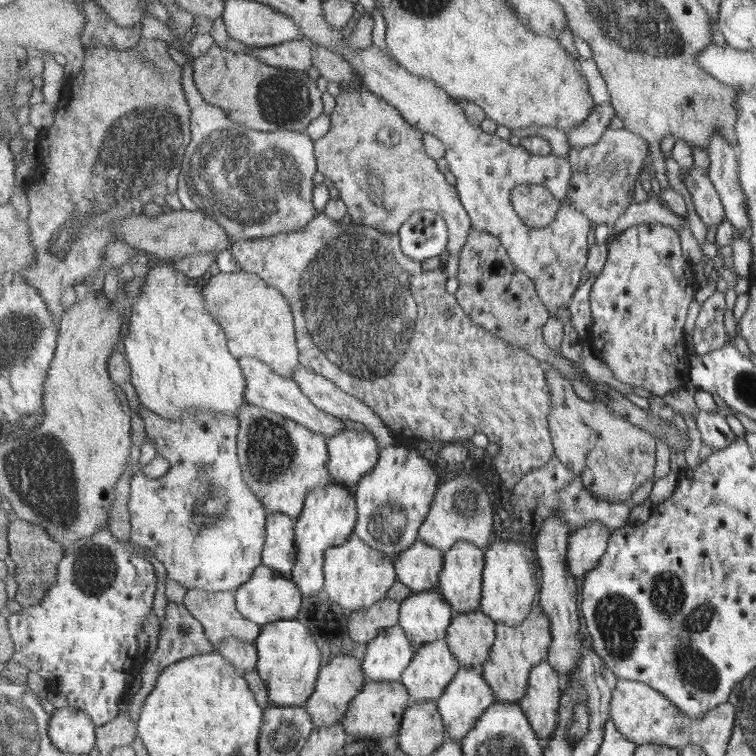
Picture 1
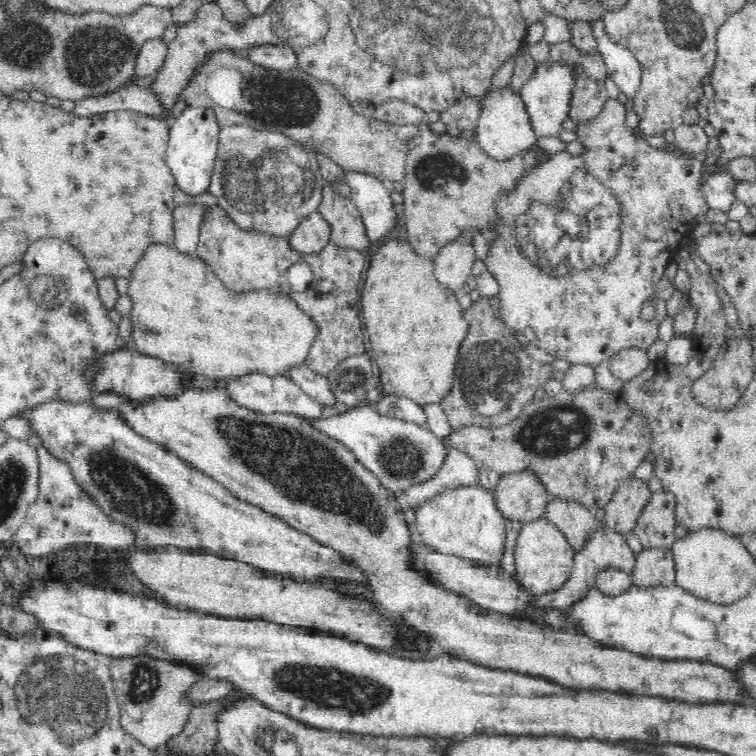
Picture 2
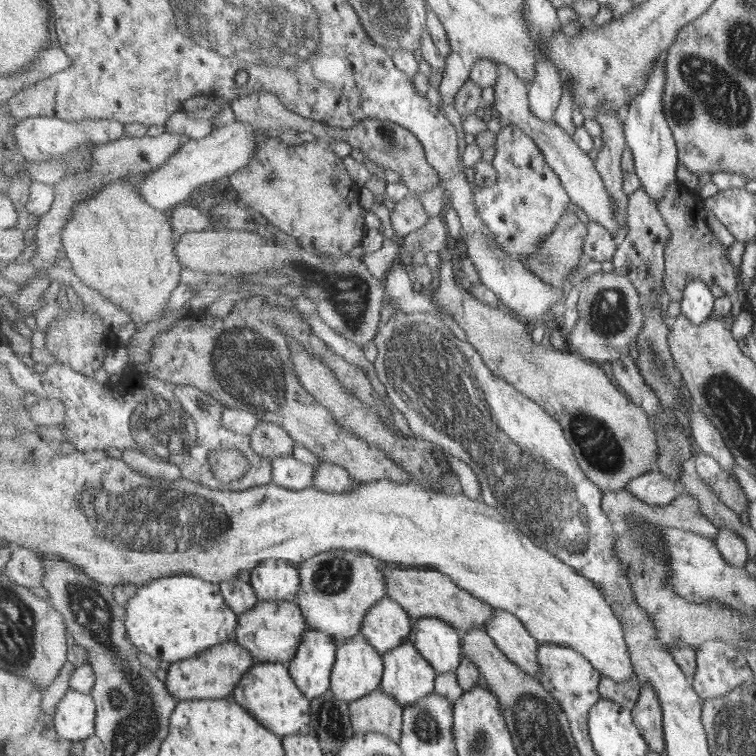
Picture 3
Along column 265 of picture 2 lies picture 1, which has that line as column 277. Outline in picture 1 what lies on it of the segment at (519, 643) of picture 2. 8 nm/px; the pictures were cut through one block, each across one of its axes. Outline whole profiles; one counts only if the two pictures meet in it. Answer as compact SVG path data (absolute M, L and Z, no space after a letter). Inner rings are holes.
M251 403L243 404L238 418L238 452L245 480L269 513L283 512L297 520L309 491L332 482L332 472L328 467L329 438L295 420Z

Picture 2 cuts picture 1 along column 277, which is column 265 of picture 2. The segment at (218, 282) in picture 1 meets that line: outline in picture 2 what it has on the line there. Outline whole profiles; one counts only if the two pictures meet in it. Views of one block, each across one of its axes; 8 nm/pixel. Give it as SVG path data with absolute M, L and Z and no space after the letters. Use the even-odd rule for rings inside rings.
M149 246L134 267L128 294L134 303L130 340L136 343L137 352L172 363L186 374L201 374L215 381L252 372L288 375L291 368L304 365L310 347L318 338L316 320L302 311L292 296L268 289L246 292L226 289L202 259L195 254L182 254L174 246Z

